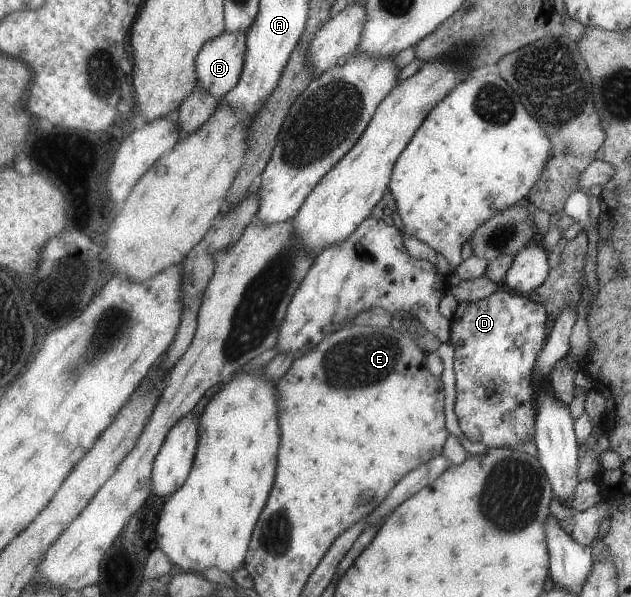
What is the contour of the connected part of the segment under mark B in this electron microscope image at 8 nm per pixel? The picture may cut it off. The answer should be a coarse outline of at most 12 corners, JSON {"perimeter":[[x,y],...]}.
{"perimeter":[[246,33],[207,42],[199,85],[223,99],[241,81]]}

